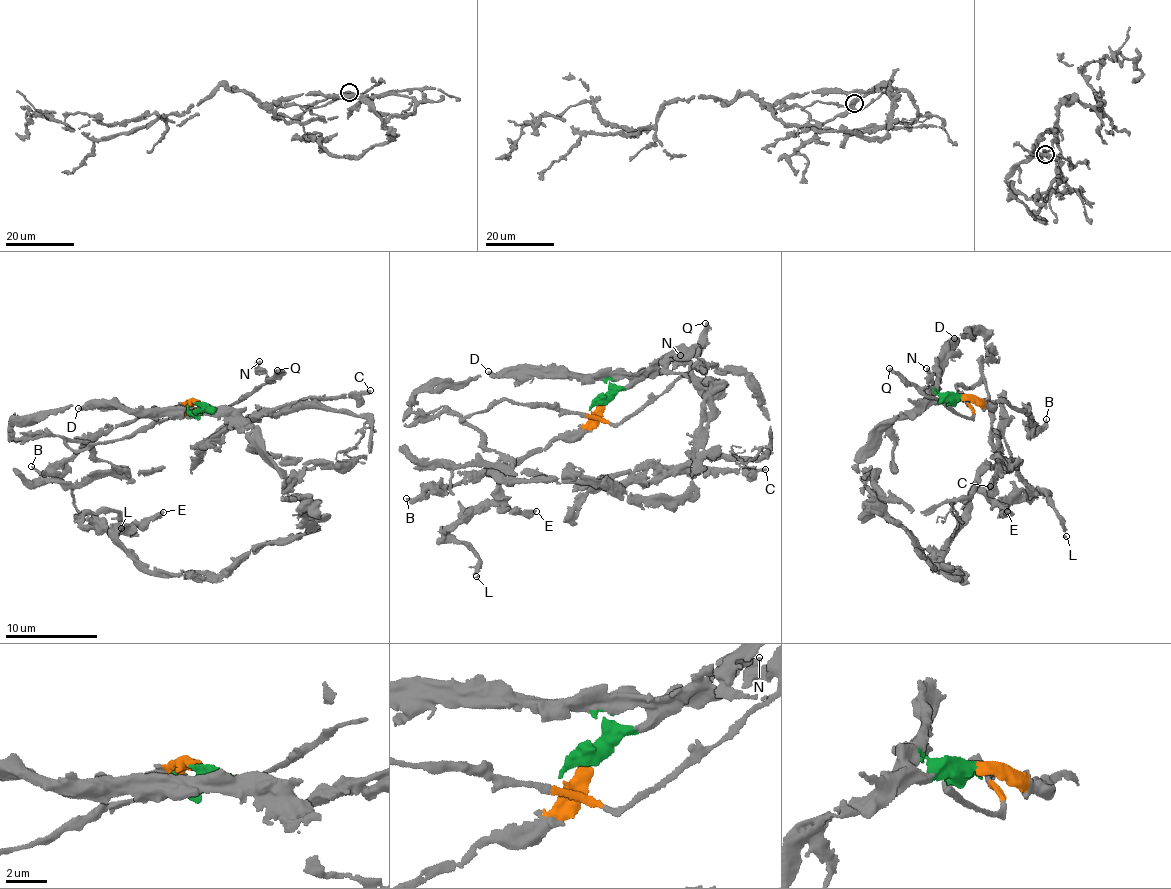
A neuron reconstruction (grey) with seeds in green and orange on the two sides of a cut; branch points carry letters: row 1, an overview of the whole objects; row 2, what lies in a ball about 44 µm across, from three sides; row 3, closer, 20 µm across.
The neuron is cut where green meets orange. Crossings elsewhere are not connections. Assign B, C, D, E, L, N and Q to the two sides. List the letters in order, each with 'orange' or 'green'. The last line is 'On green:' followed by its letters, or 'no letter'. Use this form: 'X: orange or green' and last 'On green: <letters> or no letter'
B: orange
C: green
D: green
E: green
L: green
N: orange
Q: orange
On green: C, D, E, L

